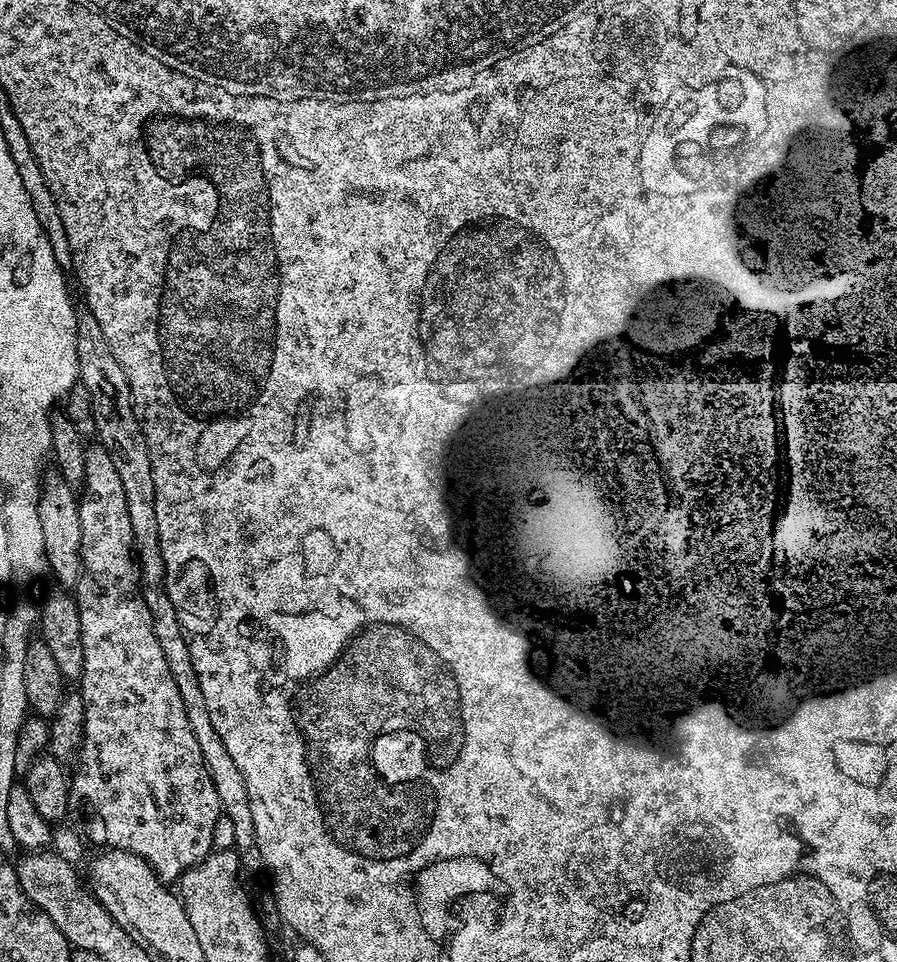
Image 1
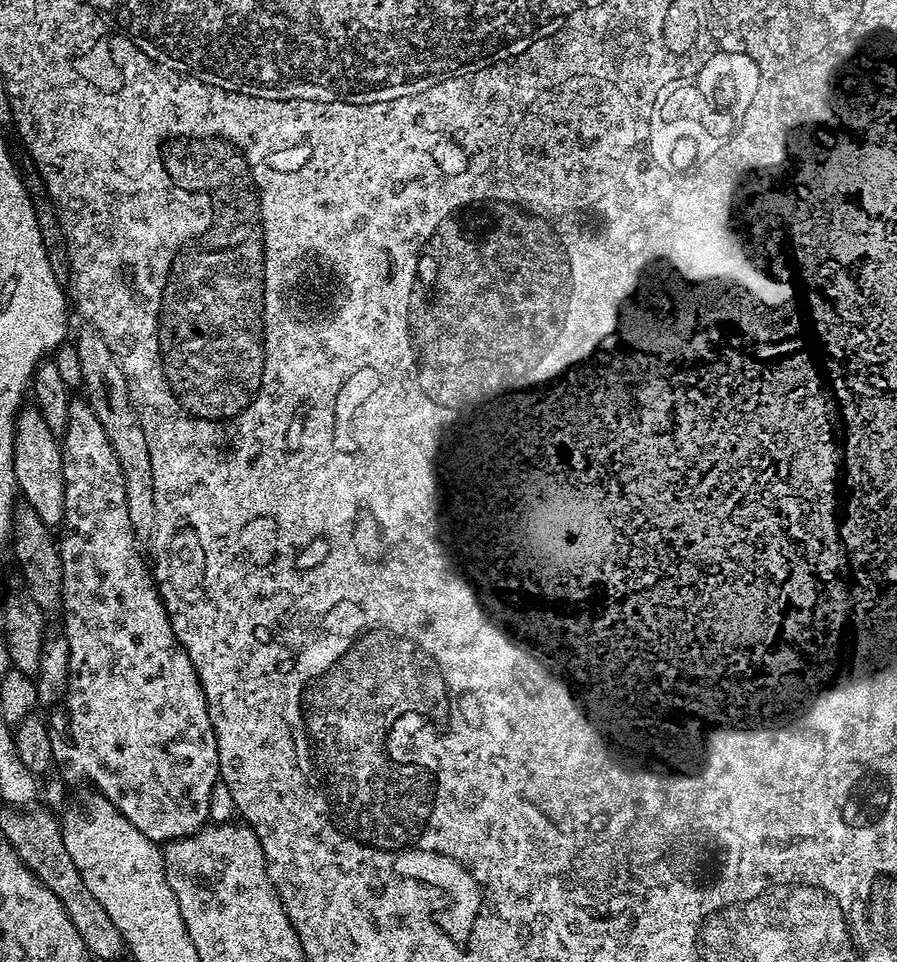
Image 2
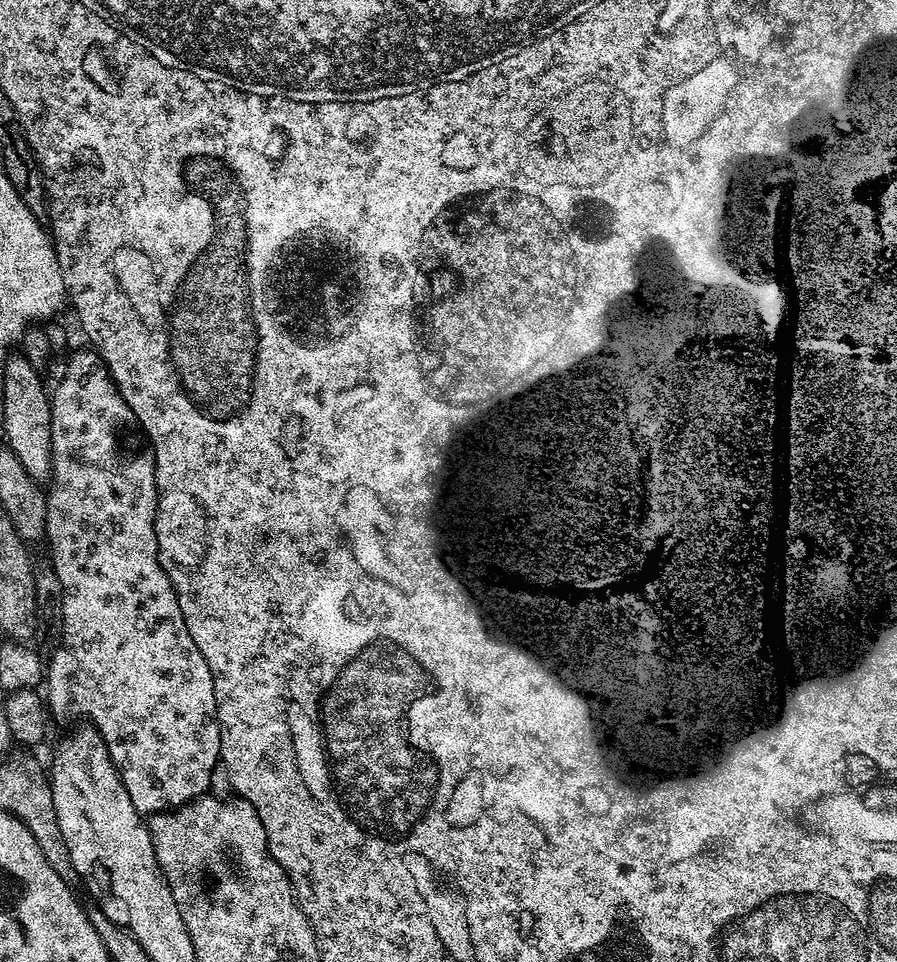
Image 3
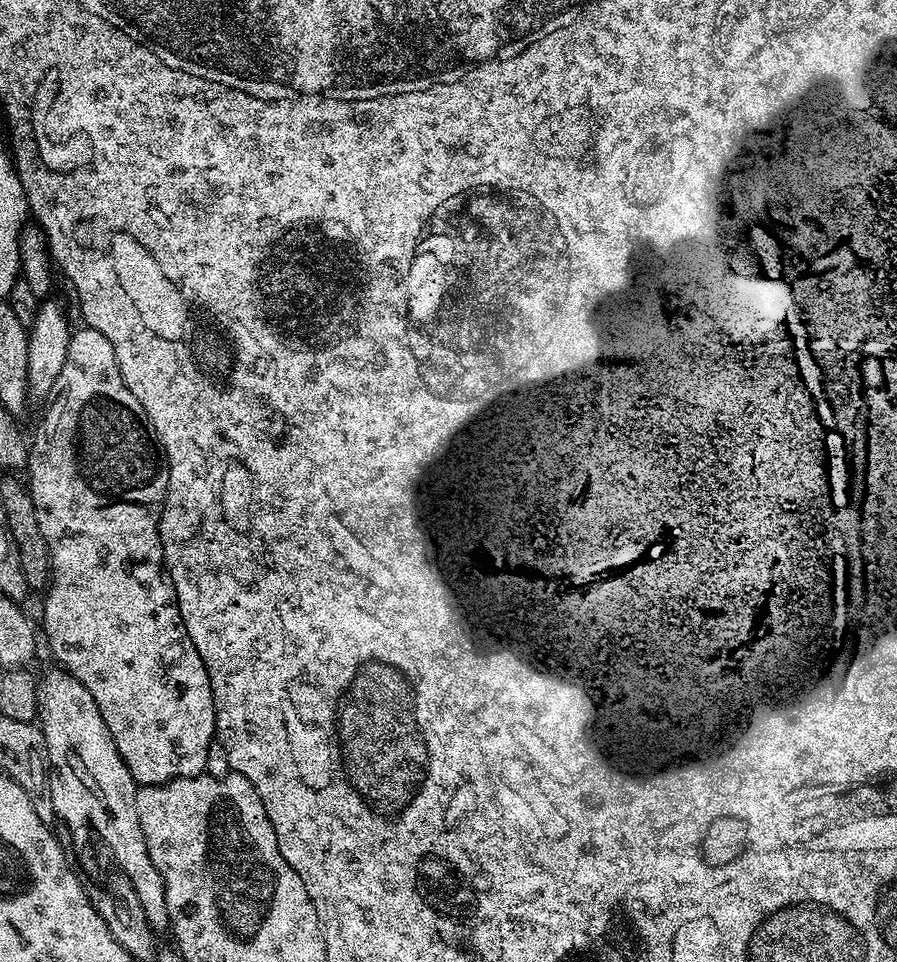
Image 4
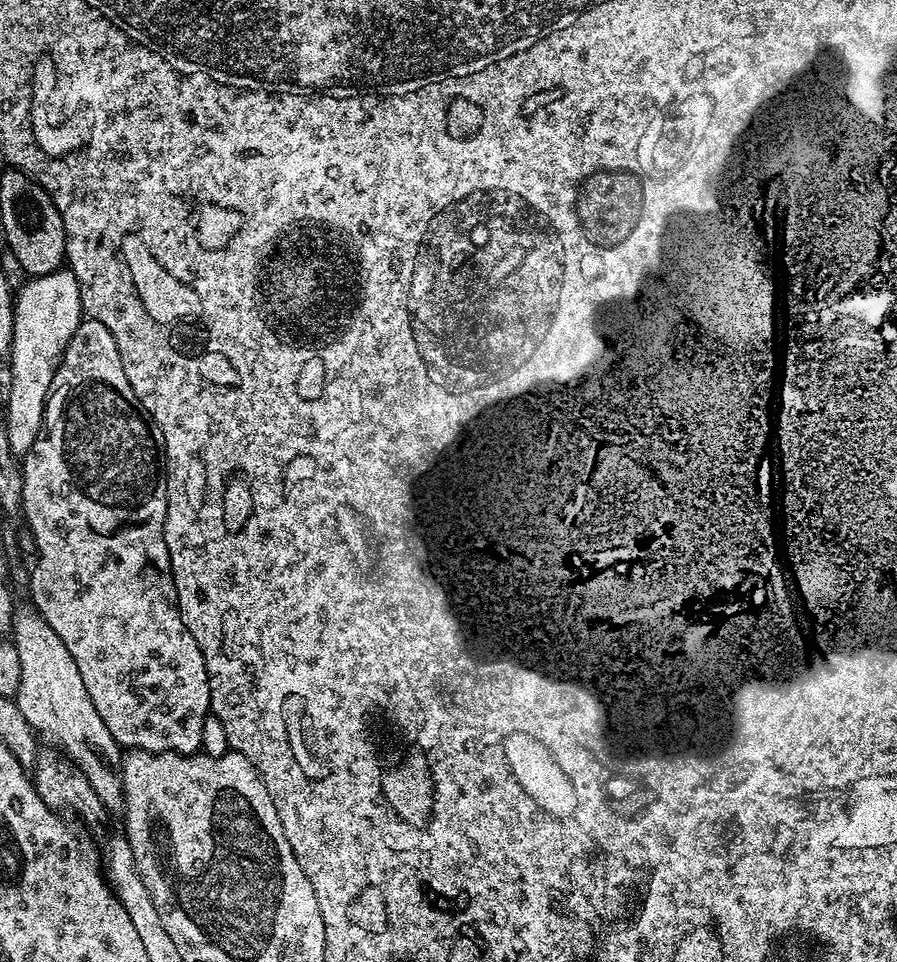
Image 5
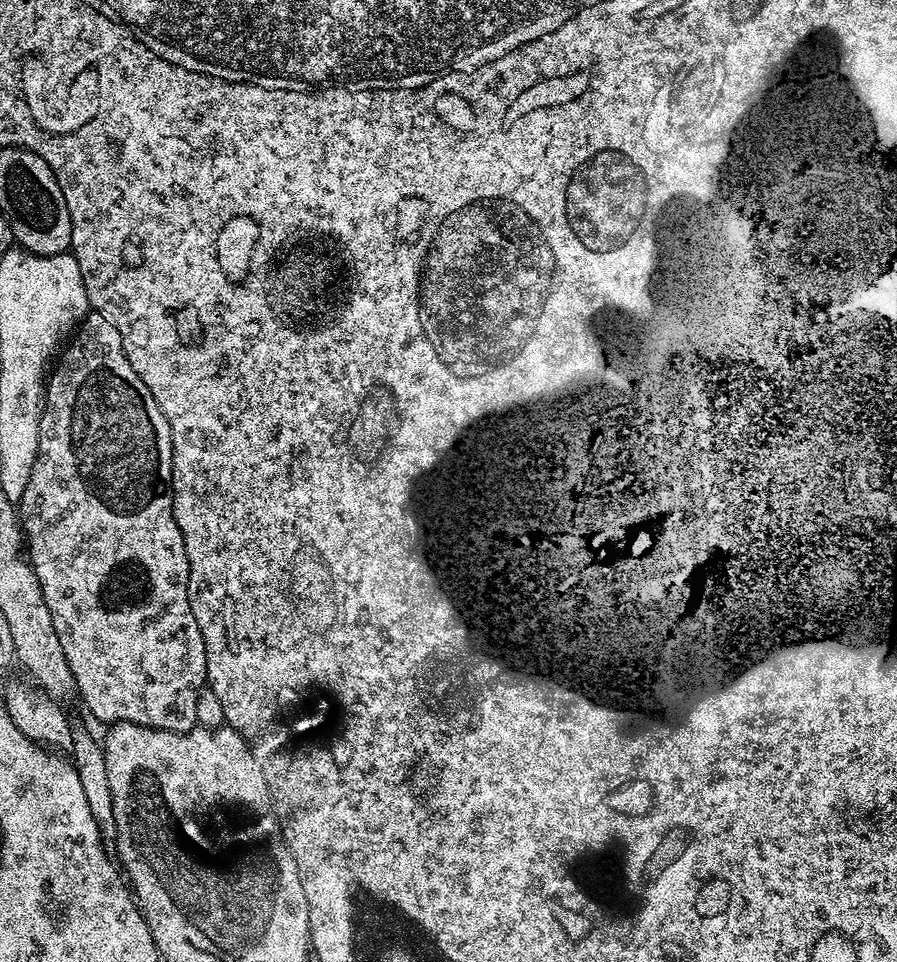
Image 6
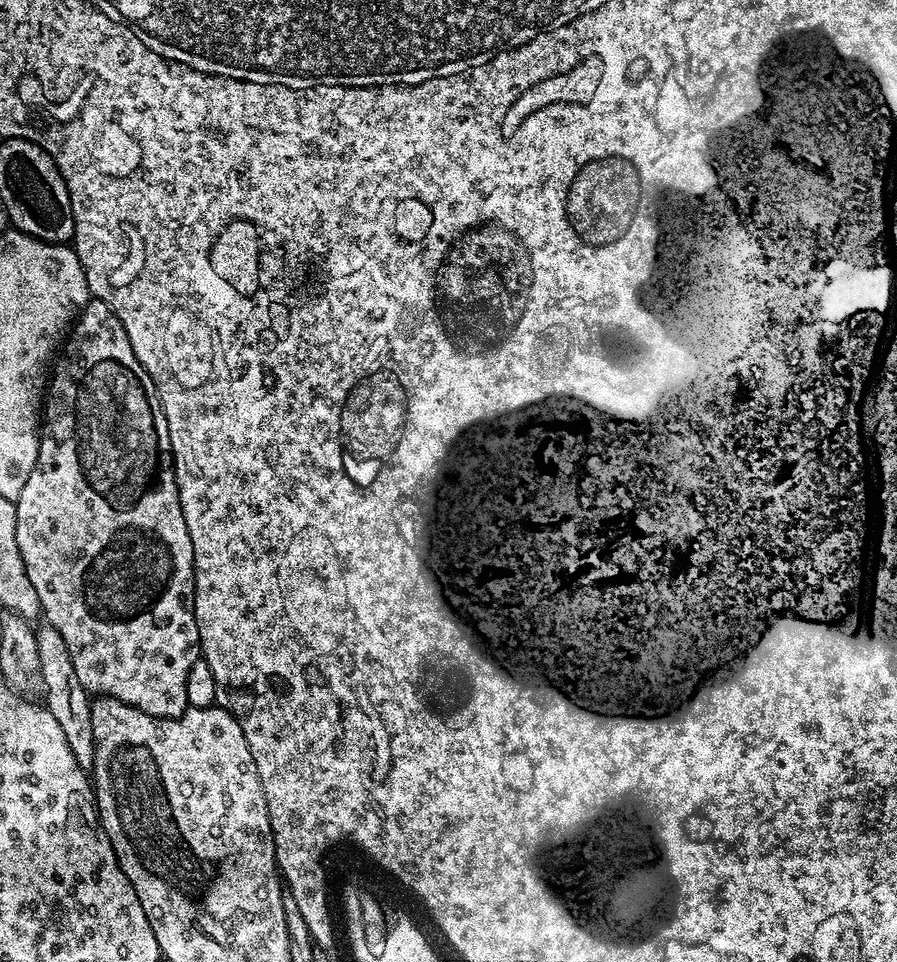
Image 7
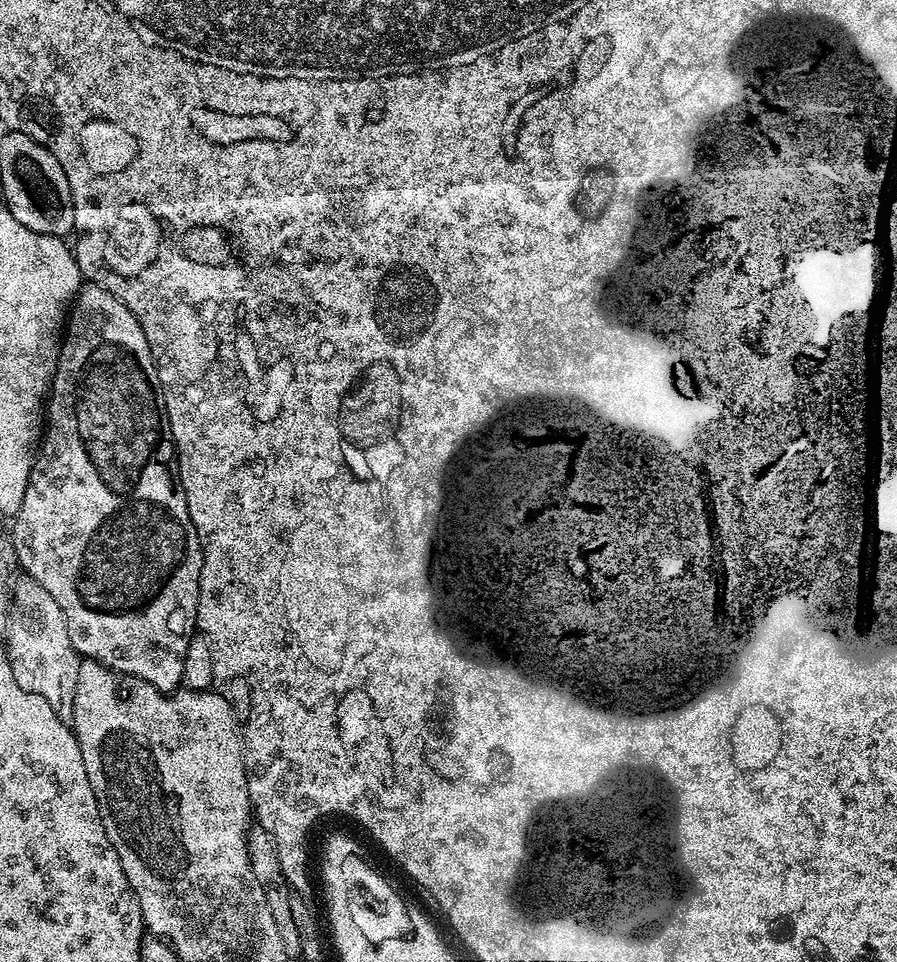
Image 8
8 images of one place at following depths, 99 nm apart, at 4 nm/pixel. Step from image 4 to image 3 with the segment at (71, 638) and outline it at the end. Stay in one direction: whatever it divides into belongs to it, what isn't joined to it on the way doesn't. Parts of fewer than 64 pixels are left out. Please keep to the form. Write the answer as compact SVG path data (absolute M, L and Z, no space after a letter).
M95 350L88 352L73 351L67 357L68 369L56 388L51 393L52 402L52 475L46 488L48 505L46 506L46 544L52 547L50 567L58 574L58 582L62 582L62 631L56 653L46 664L46 704L53 717L63 712L77 712L80 716L89 716L91 727L100 731L106 750L116 764L116 771L126 790L130 794L130 802L142 814L170 812L199 800L209 791L210 772L220 758L220 724L216 720L216 699L214 698L214 682L210 666L206 666L206 658L194 646L188 637L186 622L182 618L182 610L178 606L178 598L166 570L162 570L158 550L156 549L156 459L152 456L149 445L142 435L136 422L136 415L120 396L112 375L108 373L104 359Z

